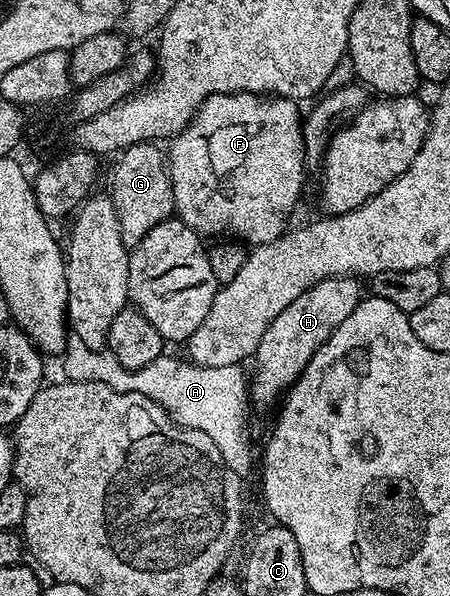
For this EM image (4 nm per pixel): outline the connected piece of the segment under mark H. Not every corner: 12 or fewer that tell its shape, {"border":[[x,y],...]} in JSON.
{"border":[[360,279],[311,286],[263,334],[256,407],[276,405],[363,299]]}

